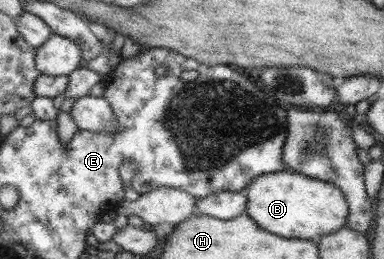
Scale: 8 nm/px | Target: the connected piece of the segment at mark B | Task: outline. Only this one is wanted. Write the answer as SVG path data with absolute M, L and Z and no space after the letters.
M289 170L253 176L241 190L247 216L263 230L281 238L316 240L345 227L347 201L331 183Z

